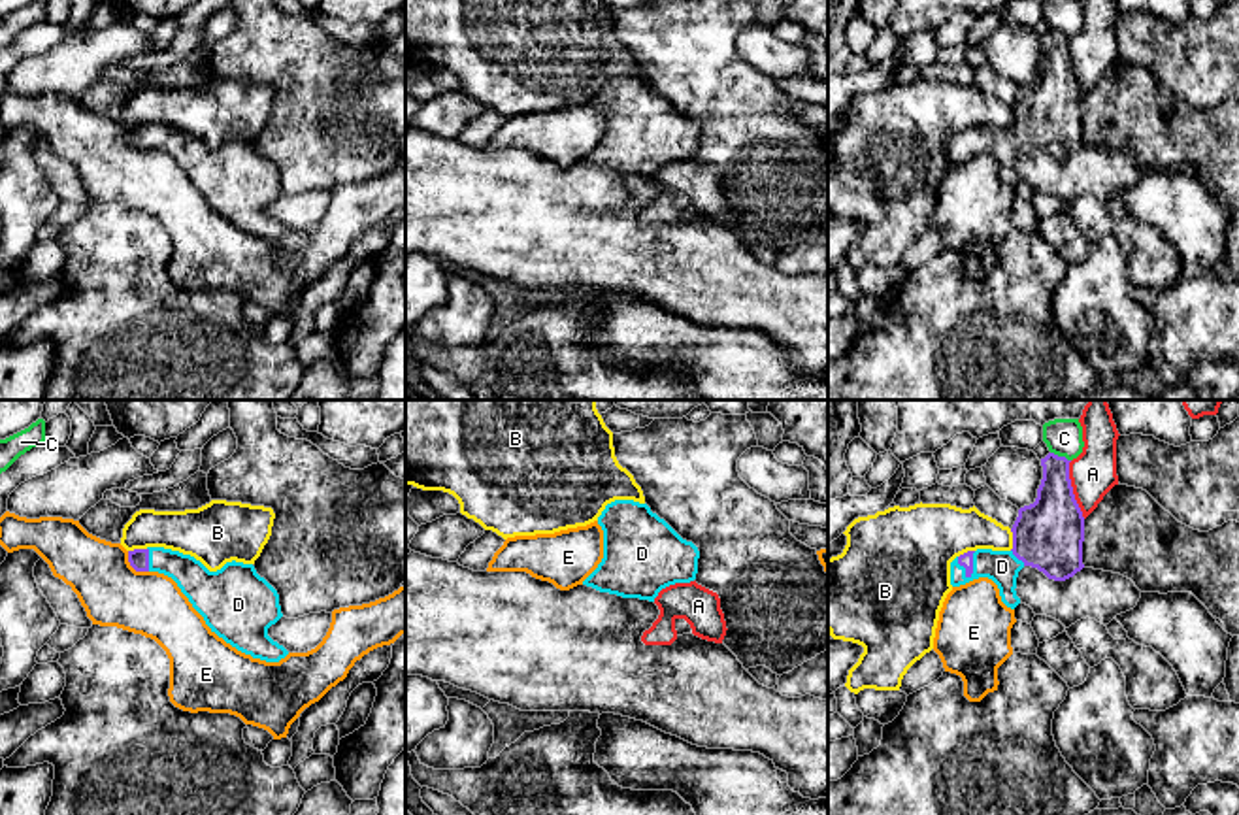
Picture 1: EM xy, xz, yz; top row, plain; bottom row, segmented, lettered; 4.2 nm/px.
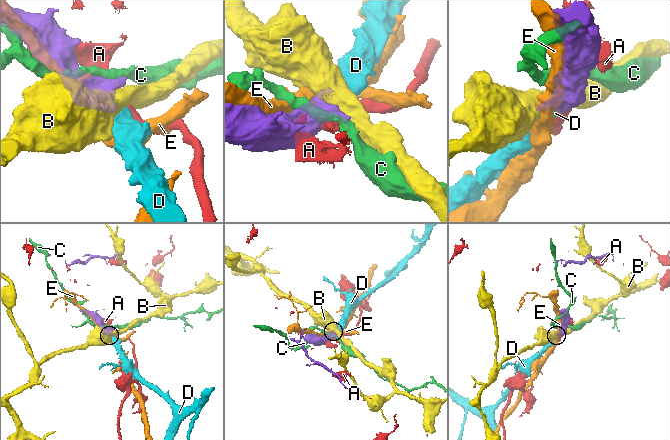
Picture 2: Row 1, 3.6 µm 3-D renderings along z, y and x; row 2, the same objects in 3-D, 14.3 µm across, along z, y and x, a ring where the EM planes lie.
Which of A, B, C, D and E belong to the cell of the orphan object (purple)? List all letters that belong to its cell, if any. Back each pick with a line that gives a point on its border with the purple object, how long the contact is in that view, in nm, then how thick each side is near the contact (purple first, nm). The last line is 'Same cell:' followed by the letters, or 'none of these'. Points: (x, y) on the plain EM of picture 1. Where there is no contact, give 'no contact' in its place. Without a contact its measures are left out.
D: meets purple in yz at (972, 142); contact 130 nm long; 60 nm thick on the purple side, 140 nm on the other
Same cell: D

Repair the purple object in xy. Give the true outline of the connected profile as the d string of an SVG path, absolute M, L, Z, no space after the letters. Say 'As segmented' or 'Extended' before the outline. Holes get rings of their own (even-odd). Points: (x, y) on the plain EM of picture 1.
Extended. M164 125L128 128L136 149L172 155L206 202L238 228L266 240L279 240L289 228L268 213L283 191L277 168L253 141L226 140L209 149L200 138Z

